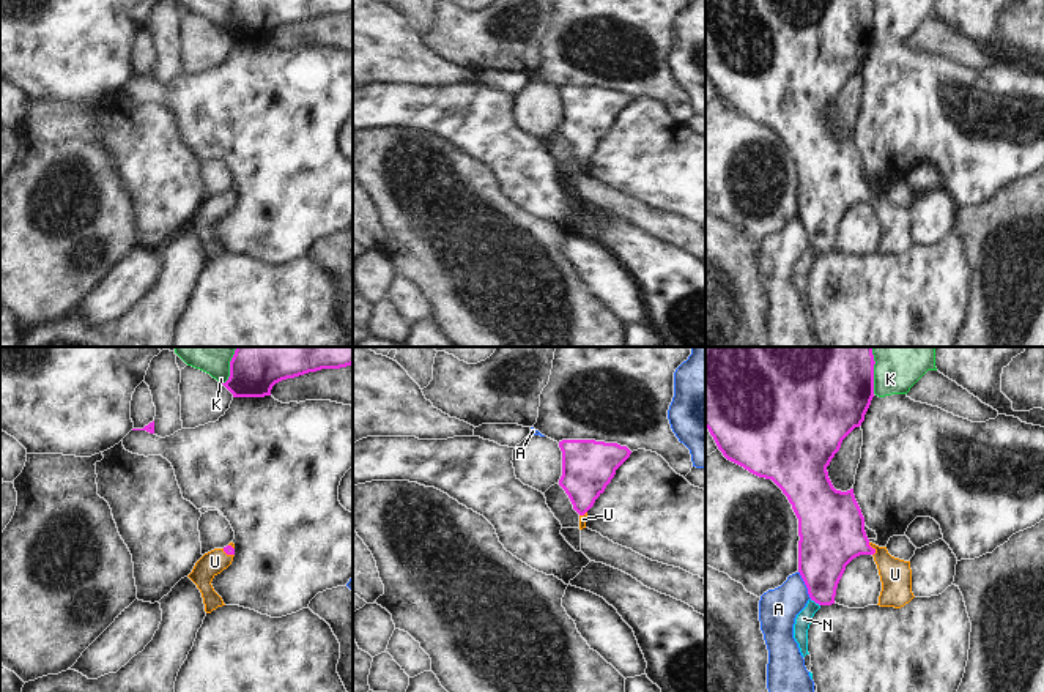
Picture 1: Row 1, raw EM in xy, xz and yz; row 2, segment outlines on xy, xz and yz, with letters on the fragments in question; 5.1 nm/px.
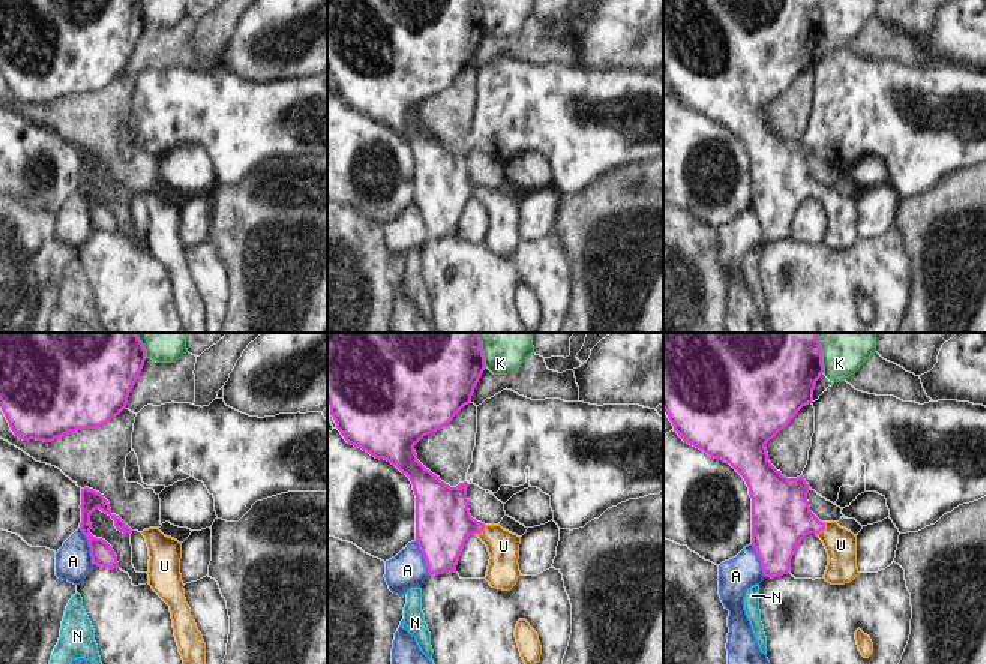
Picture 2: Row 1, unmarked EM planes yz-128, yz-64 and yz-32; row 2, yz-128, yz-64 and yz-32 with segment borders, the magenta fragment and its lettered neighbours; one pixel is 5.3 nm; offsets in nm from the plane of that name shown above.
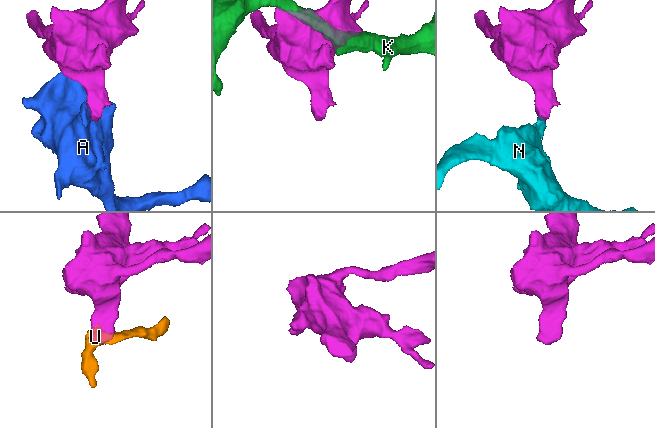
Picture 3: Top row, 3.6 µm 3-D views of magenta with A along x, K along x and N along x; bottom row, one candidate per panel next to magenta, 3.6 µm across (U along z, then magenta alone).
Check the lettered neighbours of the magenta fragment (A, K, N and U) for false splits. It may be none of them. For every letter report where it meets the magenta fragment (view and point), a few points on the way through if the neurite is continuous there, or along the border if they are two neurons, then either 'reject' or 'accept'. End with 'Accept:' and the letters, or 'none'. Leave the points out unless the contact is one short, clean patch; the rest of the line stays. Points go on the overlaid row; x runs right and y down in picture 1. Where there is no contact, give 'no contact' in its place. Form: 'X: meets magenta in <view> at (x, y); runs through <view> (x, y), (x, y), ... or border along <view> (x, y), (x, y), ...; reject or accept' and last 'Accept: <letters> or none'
A: meets magenta in yz at (805, 584); reject
K: meets magenta in yz at (873, 371); reject
N: meets magenta in yz at (814, 601); reject
U: meets magenta in yz at (873, 549); runs through yz (832, 533), (873, 549), (895, 574); accept
Accept: U

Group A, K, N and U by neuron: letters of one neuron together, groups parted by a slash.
A / K / N / U

